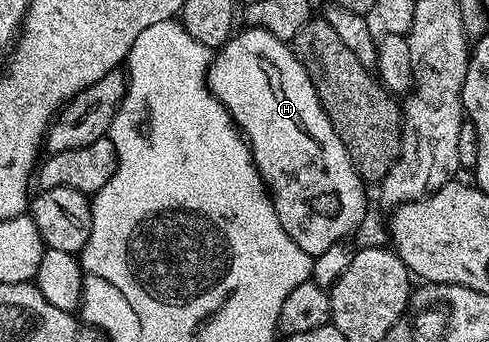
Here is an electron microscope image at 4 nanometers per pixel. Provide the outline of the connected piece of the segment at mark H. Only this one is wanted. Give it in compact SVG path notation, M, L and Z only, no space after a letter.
M246 26L244 30L241 32L238 30L212 56L207 76L207 86L213 92L214 99L218 99L229 110L229 115L236 123L238 131L245 136L245 142L249 144L249 151L253 155L253 164L259 169L261 180L265 182L265 187L269 190L269 196L273 198L275 213L279 217L279 225L283 225L283 229L287 229L287 237L291 237L291 241L295 241L295 245L299 245L299 249L303 249L308 255L315 257L319 253L327 253L327 249L331 249L331 245L348 240L348 235L364 221L367 184L355 169L347 149L343 149L343 141L339 141L327 113L321 107L319 97L315 93L315 85L311 85L311 77L307 73L307 69L303 69L303 65L297 60L297 55L293 52L292 46L286 40L275 37L258 27Z

